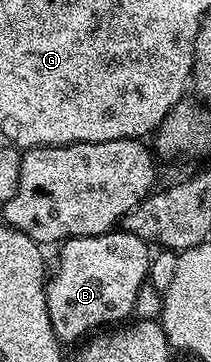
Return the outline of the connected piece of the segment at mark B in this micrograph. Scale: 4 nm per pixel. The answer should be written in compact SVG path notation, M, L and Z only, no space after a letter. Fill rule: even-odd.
M113 229L104 235L65 239L59 244L58 251L60 260L56 263L56 272L53 275L51 272L46 286L50 325L61 344L68 345L80 338L83 340L89 333L109 325L123 324L129 318L127 315L135 309L140 290L150 279L149 244L134 233Z

